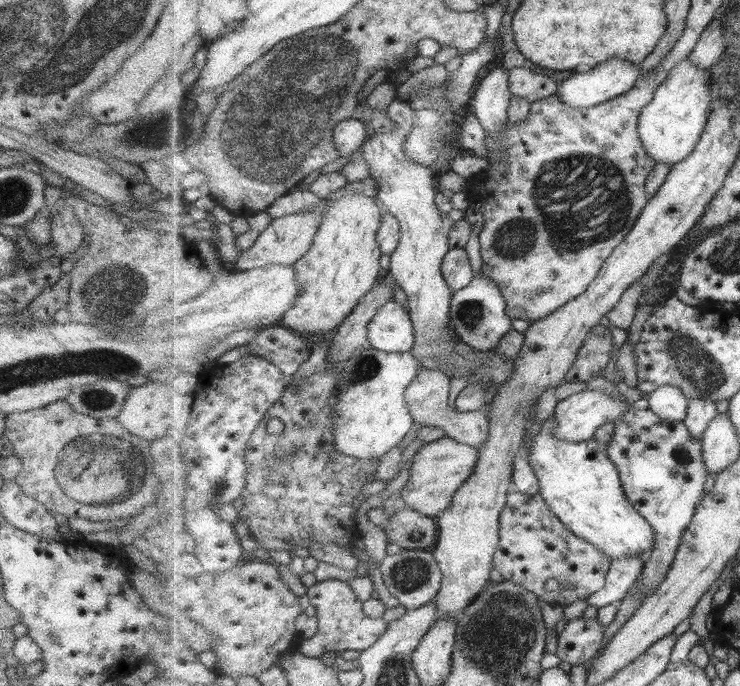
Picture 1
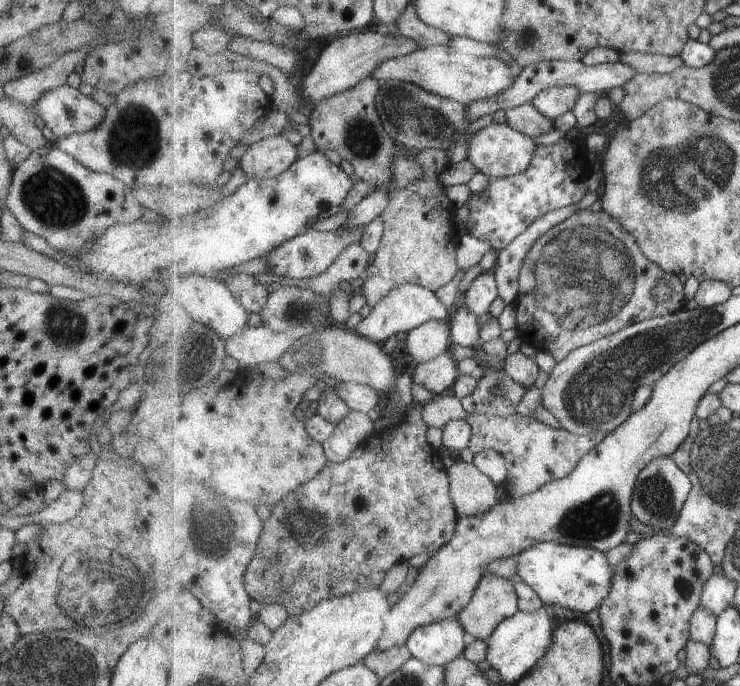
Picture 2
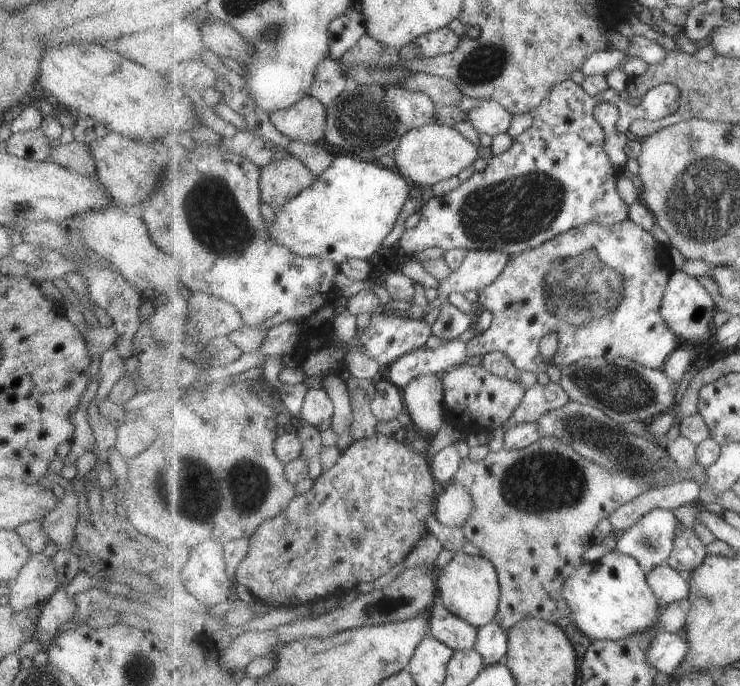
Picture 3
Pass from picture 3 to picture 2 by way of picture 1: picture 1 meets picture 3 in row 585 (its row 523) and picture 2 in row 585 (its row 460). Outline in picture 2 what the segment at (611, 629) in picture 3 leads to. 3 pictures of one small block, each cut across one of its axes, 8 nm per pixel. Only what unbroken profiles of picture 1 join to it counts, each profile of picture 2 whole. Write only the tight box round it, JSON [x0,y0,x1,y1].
[517,541,616,614]

